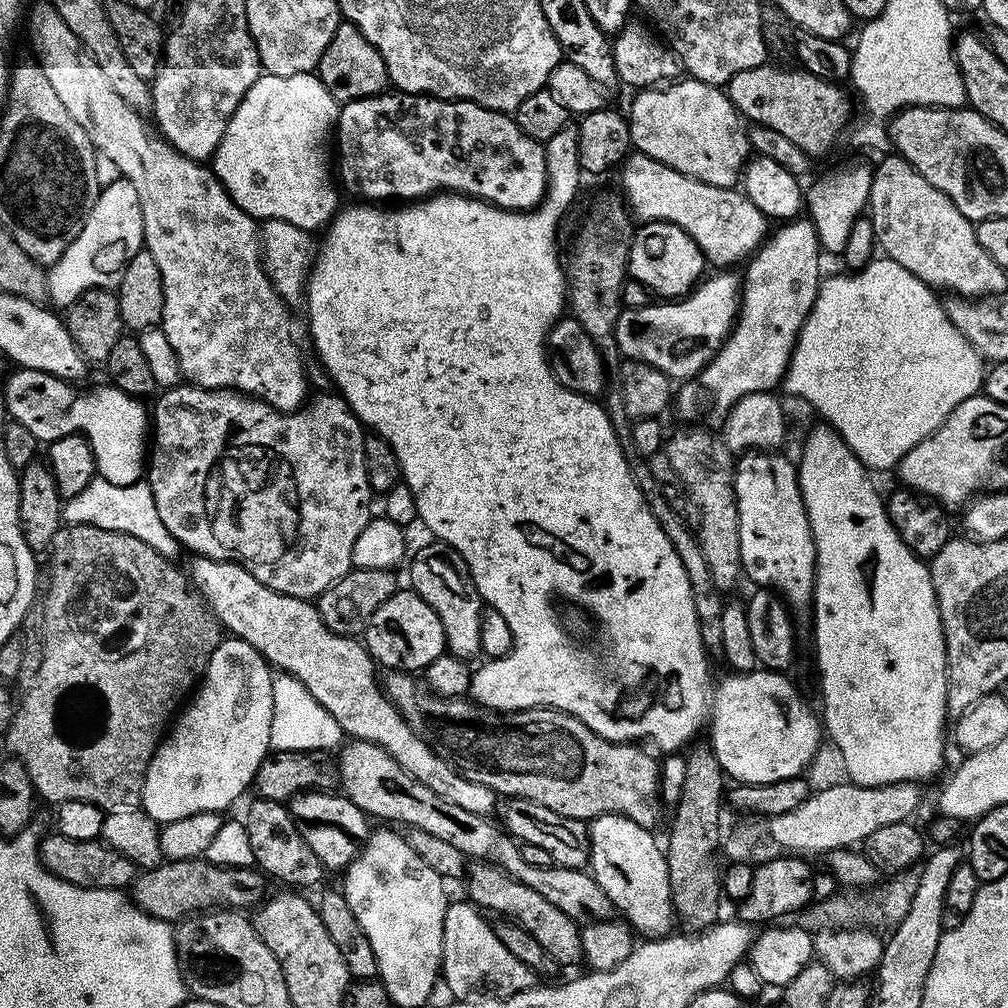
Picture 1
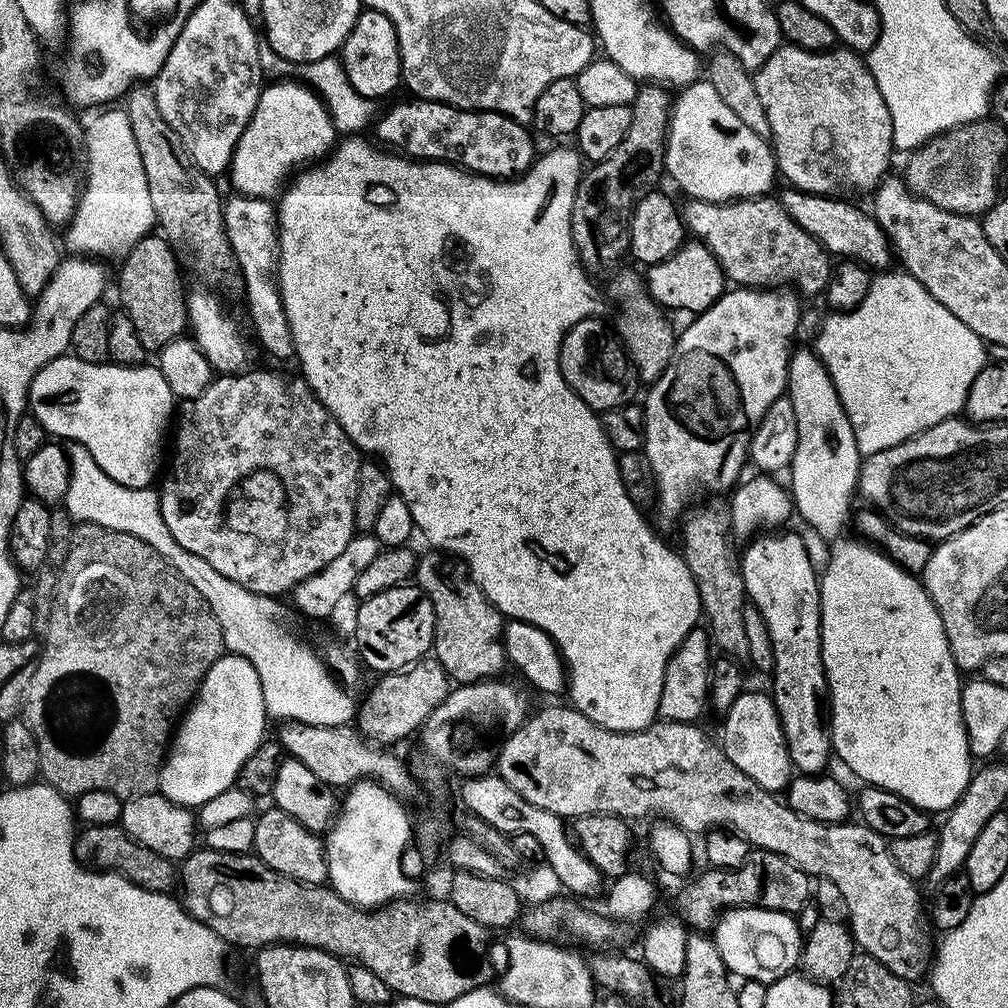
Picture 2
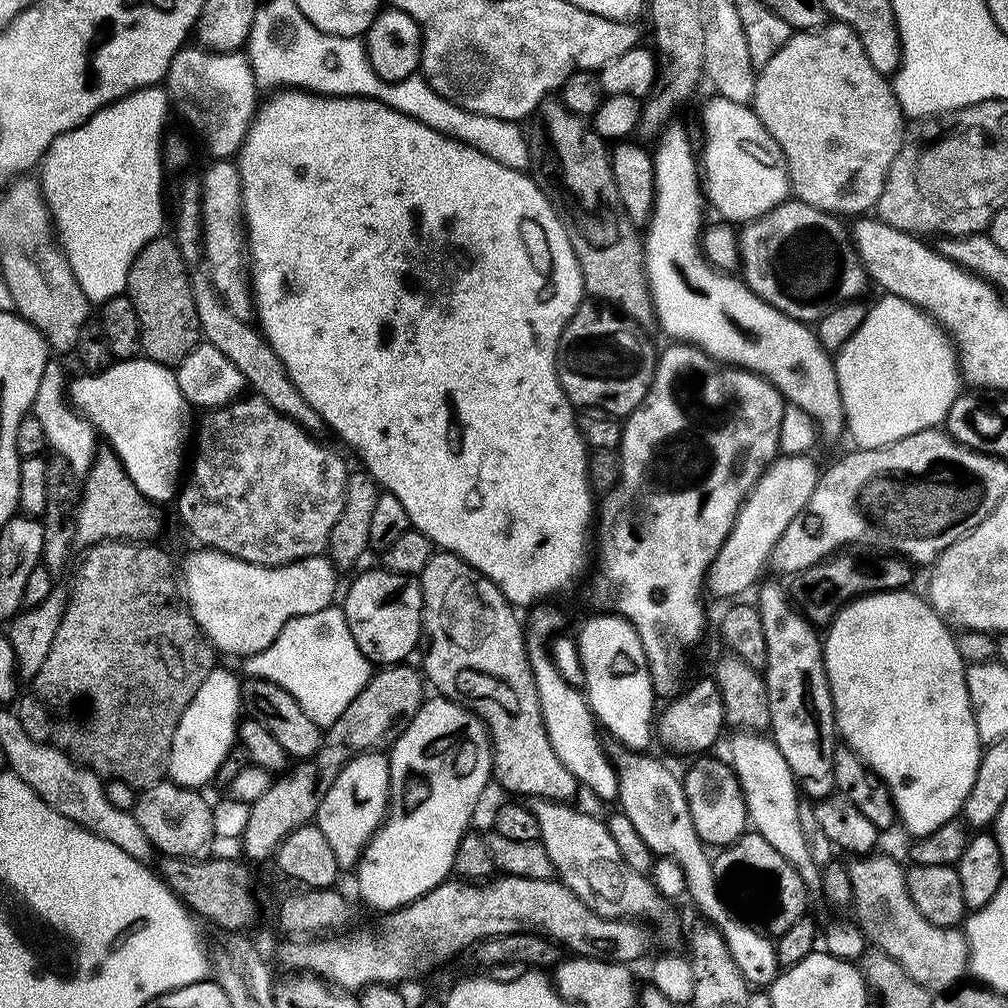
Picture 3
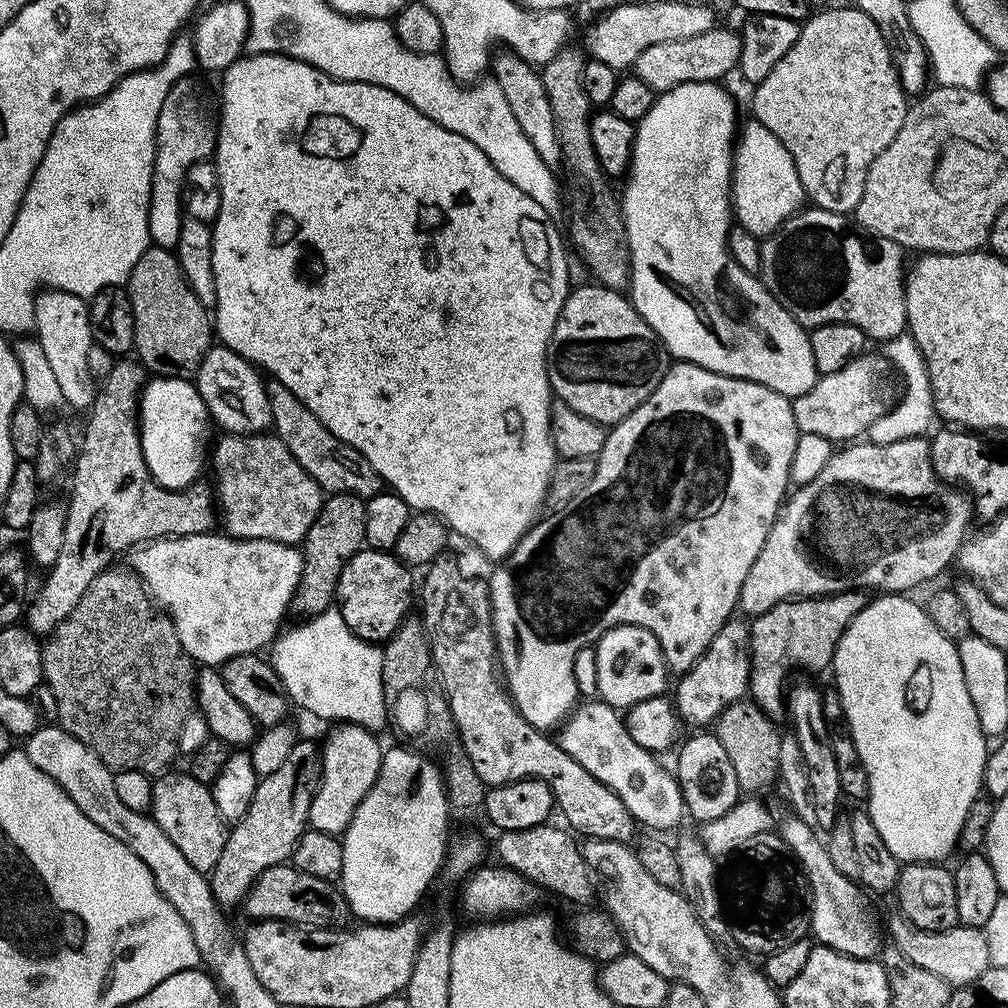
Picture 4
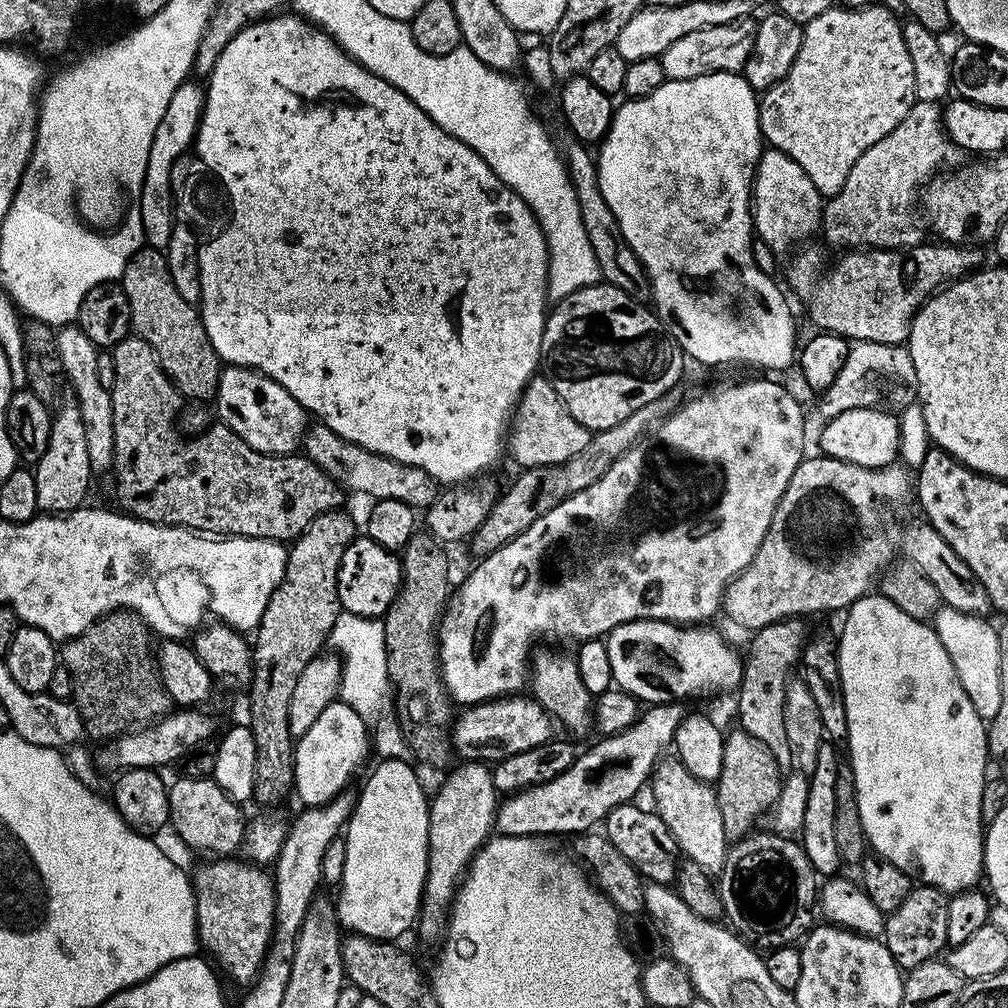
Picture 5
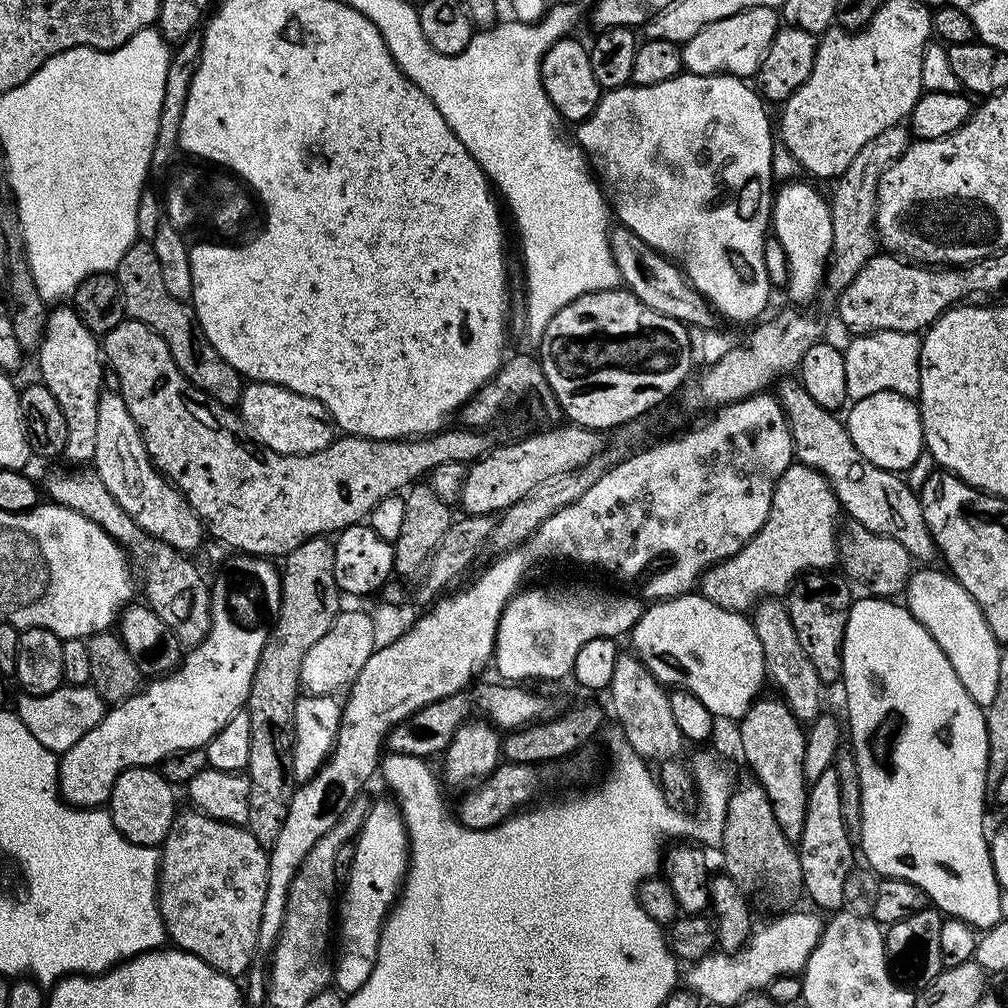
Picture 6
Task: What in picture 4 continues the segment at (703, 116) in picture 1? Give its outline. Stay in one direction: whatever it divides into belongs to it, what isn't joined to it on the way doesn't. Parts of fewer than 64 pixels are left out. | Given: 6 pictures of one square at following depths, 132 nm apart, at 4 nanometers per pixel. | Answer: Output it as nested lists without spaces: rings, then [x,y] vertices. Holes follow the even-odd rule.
[[[754,118],[739,129],[732,158],[732,211],[737,225],[754,237],[763,238],[779,230],[805,207],[804,187],[798,178],[790,150]]]

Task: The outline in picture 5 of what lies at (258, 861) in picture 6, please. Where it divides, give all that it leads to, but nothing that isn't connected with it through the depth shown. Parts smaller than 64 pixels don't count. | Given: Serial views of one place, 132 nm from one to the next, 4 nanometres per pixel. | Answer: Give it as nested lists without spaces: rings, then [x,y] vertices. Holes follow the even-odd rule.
[[[216,858],[194,876],[196,890],[196,935],[202,948],[217,965],[221,964],[238,983],[248,986],[260,975],[268,946],[272,943],[272,927],[276,925],[276,890],[274,880],[263,867],[240,858]]]

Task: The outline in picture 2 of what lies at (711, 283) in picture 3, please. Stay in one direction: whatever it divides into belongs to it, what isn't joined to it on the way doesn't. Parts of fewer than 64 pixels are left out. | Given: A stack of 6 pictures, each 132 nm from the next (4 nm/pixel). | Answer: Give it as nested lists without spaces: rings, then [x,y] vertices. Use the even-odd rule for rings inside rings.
[[[797,347],[788,362],[788,387],[786,395],[792,402],[792,409],[796,415],[798,426],[798,446],[794,450],[794,458],[790,465],[792,484],[790,495],[795,511],[817,532],[820,536],[836,536],[844,528],[844,523],[849,523],[850,513],[853,511],[852,495],[855,497],[860,483],[860,465],[862,457],[854,430],[850,426],[850,418],[846,418],[846,410],[840,401],[834,398],[832,379],[824,369],[824,364],[816,357],[811,347]]]

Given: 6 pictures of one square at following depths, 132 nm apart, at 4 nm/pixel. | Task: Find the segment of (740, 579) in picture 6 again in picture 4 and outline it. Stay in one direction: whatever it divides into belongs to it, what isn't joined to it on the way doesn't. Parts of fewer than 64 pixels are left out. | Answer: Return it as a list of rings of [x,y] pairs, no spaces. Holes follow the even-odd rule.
[[[915,436],[889,444],[860,443],[852,442],[841,447],[844,448],[841,452],[840,449],[833,451],[826,466],[822,466],[822,470],[818,470],[818,478],[799,485],[795,489],[796,493],[793,491],[787,497],[786,503],[781,507],[780,515],[772,524],[770,534],[766,538],[758,558],[754,558],[754,566],[750,566],[750,574],[746,574],[746,582],[742,582],[738,608],[741,613],[745,612],[745,614],[743,613],[745,617],[761,616],[766,614],[766,610],[770,610],[770,606],[774,606],[778,602],[802,596],[829,596],[835,592],[873,590],[872,588],[877,588],[875,591],[880,594],[908,594],[911,593],[911,588],[918,587],[923,580],[932,580],[939,572],[946,571],[948,563],[951,560],[953,563],[957,559],[958,553],[969,535],[968,523],[974,520],[974,504],[959,487],[938,478],[938,474],[930,462],[928,440],[924,436]]]

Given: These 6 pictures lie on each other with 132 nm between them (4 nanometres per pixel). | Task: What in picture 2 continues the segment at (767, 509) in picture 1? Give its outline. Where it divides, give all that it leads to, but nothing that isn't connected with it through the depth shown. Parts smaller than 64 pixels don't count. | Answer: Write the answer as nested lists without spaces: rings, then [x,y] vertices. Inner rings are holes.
[[[772,530],[760,534],[757,540],[748,544],[748,549],[742,552],[738,563],[744,595],[762,614],[766,622],[766,630],[770,634],[770,642],[774,650],[774,658],[770,662],[772,668],[772,689],[770,695],[780,725],[786,738],[786,750],[792,760],[793,769],[805,776],[819,776],[825,771],[828,759],[833,759],[832,721],[830,719],[830,697],[828,694],[828,679],[822,658],[822,638],[820,637],[820,581],[818,568],[812,565],[812,556],[804,545],[804,540],[796,532],[788,530]]]

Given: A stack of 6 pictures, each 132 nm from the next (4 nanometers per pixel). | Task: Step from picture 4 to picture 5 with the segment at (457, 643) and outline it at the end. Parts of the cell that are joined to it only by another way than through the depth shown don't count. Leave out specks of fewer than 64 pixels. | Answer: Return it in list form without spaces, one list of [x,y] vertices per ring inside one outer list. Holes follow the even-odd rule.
[[[629,802],[610,810],[608,817],[602,821],[603,835],[607,836],[614,850],[626,858],[626,862],[639,870],[647,883],[671,885],[676,879],[676,865],[682,856],[678,842],[674,834],[670,834],[670,826],[662,822],[655,810],[648,809],[647,812],[638,805],[639,803]]]

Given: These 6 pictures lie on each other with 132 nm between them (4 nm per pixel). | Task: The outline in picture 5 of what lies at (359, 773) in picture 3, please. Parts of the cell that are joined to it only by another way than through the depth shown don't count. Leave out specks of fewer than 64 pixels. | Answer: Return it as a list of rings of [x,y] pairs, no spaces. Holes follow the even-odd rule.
[[[333,702],[318,714],[318,719],[306,734],[302,734],[294,744],[294,755],[292,757],[292,782],[294,785],[294,796],[301,800],[301,805],[316,808],[320,804],[329,804],[335,796],[341,795],[344,788],[352,780],[352,775],[364,764],[364,759],[370,756],[370,733],[368,727],[346,706],[343,702]]]

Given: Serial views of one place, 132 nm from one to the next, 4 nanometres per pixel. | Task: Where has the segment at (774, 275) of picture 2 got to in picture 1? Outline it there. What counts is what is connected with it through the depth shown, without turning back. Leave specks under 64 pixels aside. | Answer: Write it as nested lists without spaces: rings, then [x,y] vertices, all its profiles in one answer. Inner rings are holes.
[[[639,154],[629,155],[619,172],[620,184],[624,187],[623,199],[637,221],[665,220],[686,230],[686,234],[690,234],[690,238],[694,238],[697,246],[704,251],[705,261],[709,265],[717,264],[717,269],[728,270],[739,260],[747,261],[769,235],[768,217],[735,187],[719,188],[703,184],[698,178]]]

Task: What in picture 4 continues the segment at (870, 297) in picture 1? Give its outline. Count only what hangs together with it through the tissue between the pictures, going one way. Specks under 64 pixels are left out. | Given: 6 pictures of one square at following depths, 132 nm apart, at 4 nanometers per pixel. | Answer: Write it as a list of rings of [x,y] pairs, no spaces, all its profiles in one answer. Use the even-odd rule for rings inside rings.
[[[911,335],[896,336],[887,341],[886,348],[888,348],[888,352],[886,351],[888,363],[892,365],[898,376],[900,372],[901,378],[904,379],[904,397],[889,412],[887,409],[881,414],[866,430],[867,439],[874,444],[889,444],[906,438],[924,436],[933,427],[931,424],[932,420],[934,421],[928,364],[924,361],[924,355],[918,350],[918,346],[912,340]]]

